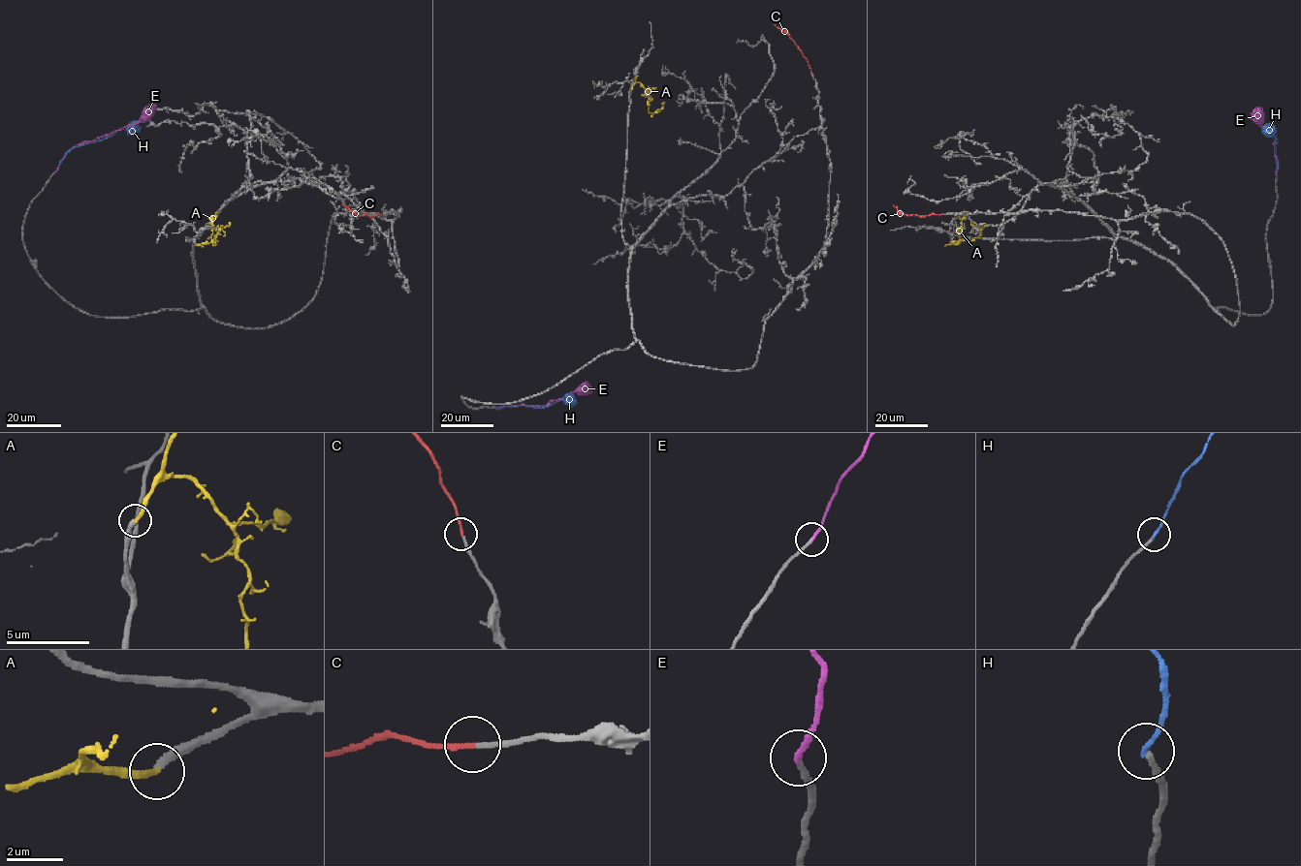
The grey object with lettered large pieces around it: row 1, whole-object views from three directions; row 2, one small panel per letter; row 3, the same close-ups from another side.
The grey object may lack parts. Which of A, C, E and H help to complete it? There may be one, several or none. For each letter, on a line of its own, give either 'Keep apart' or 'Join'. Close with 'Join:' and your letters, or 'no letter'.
A: Join
C: Join
E: Join
H: Keep apart
Join: A, C, E

